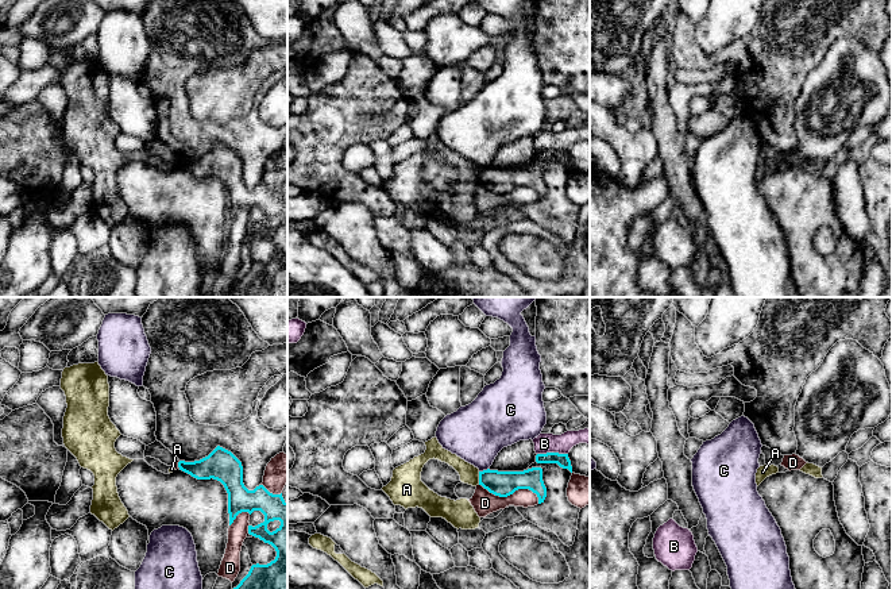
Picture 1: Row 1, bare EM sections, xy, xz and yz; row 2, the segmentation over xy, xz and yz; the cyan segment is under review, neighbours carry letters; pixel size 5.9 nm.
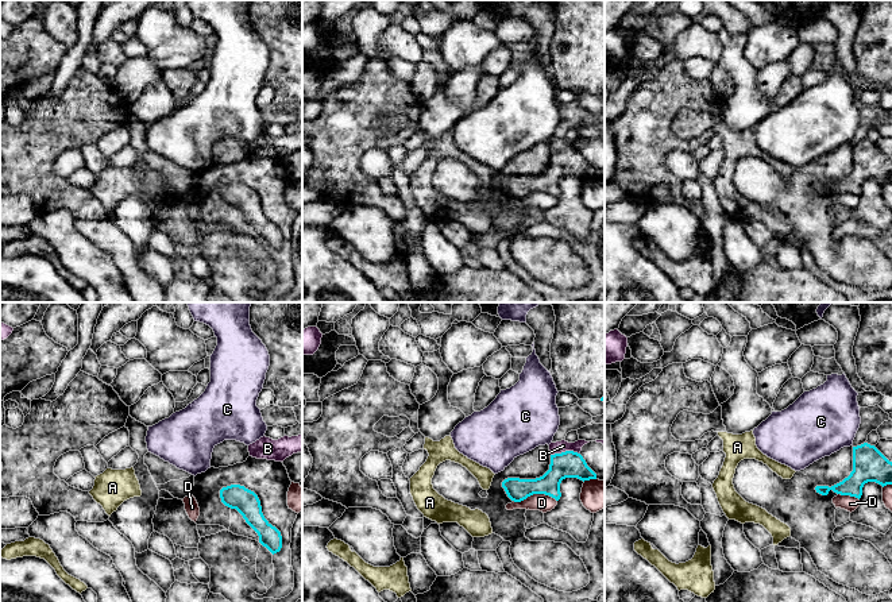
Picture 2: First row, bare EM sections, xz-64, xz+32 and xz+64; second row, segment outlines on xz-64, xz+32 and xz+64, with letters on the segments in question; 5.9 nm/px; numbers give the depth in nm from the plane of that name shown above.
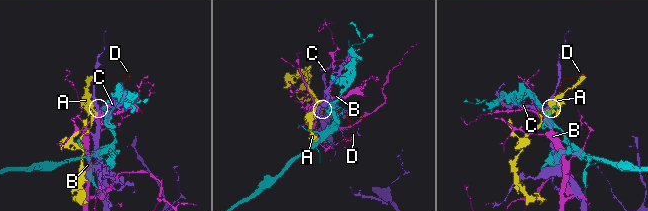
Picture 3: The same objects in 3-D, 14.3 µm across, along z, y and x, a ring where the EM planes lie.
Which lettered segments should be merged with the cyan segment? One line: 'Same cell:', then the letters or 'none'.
Same cell: none

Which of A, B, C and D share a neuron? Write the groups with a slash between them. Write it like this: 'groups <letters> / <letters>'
groups A / B / C / D

